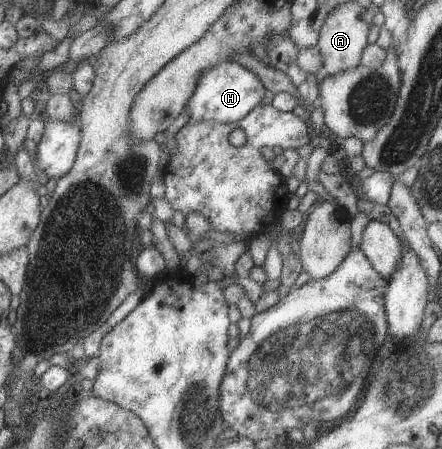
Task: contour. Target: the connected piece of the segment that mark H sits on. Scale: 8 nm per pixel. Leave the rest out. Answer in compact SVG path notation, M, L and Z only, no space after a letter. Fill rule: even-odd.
M224 60L204 69L198 75L191 97L188 97L184 105L184 110L190 123L198 121L233 123L244 118L253 106L258 105L265 92L267 90L253 72L239 64Z

